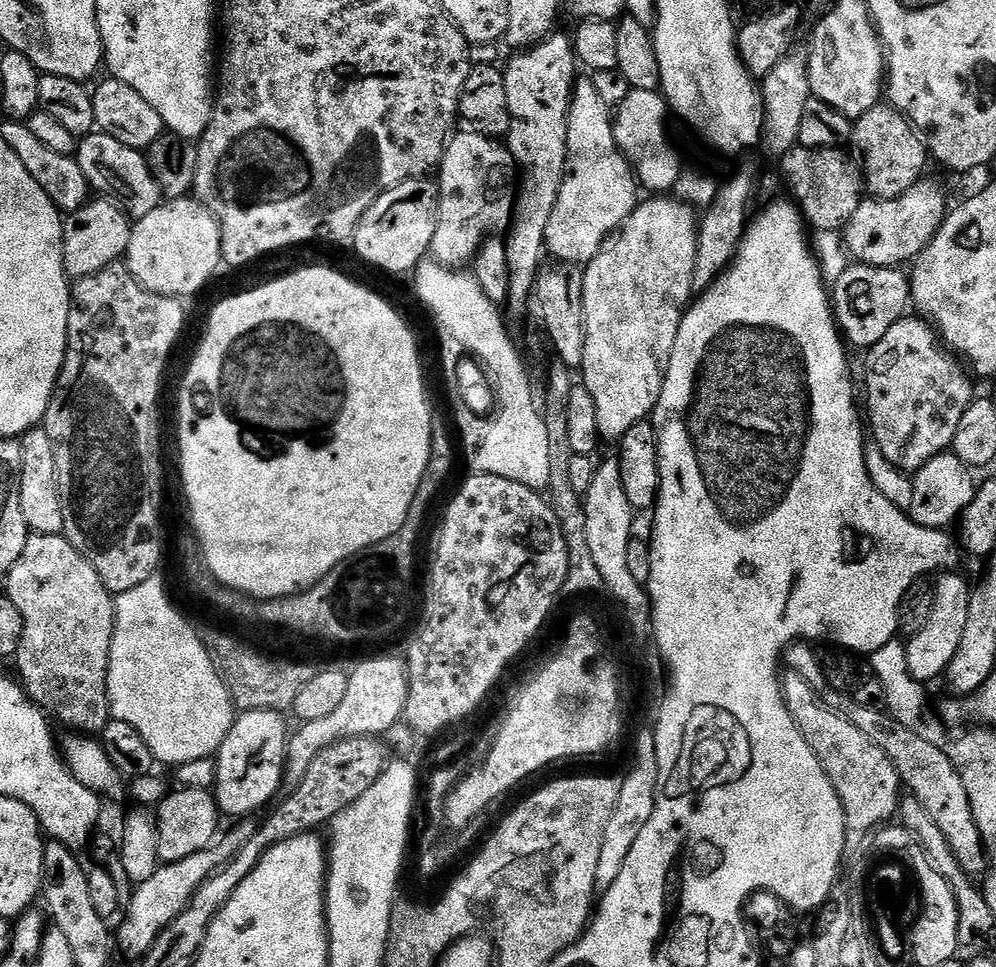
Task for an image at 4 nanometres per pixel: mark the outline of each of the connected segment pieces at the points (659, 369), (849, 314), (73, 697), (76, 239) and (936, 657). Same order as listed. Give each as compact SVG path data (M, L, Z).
M648 198L624 219L600 247L598 255L583 269L582 306L586 326L586 358L582 386L594 398L601 441L619 442L638 422L648 420L656 408L664 385L664 374L678 338L680 317L694 300L694 266L698 250L698 216L691 207L675 198Z
M856 262L831 285L830 299L845 341L853 349L867 350L886 338L890 326L905 319L907 312L904 311L910 308L912 299L912 282L909 273L900 268L879 268Z
M32 534L29 535L26 546L14 562L14 566L8 575L8 586L6 589L6 598L18 606L18 614L22 614L24 629L22 630L22 642L18 646L14 663L20 671L19 679L22 681L24 691L28 693L29 699L33 701L37 708L43 710L53 721L61 720L62 723L76 734L100 734L107 726L112 716L112 704L108 701L108 667L110 666L110 646L112 645L112 635L116 629L116 606L113 593L106 590L102 578L98 578L98 570L90 566L90 562L80 551L75 548L68 537L61 534Z
M92 198L77 212L67 213L64 222L64 269L73 281L84 276L98 274L104 268L113 267L116 260L125 255L130 246L133 221L127 212L107 198Z
M944 570L935 577L934 610L930 613L930 622L926 622L926 630L922 630L907 641L906 662L910 666L910 674L918 681L929 682L928 680L936 680L939 676L941 679L947 673L950 662L954 662L954 654L958 654L958 642L962 642L962 633L966 630L966 618L970 615L970 598L973 589L973 585L968 584L967 578L959 576L958 573L959 571L956 570Z

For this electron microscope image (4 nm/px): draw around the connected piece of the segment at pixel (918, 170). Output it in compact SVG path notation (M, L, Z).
M887 102L876 104L866 114L855 117L850 144L856 147L854 156L869 197L893 200L925 179L924 167L930 164L927 143L911 121Z

